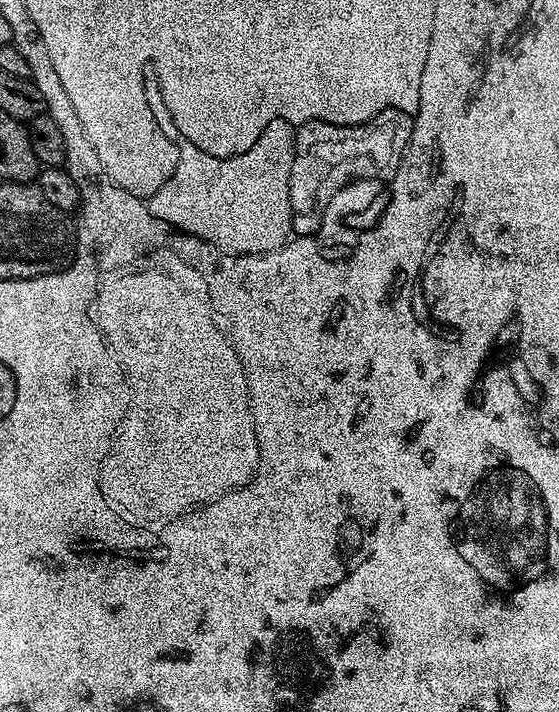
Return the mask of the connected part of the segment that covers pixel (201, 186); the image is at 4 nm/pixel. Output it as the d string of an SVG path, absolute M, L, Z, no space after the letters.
M159 71L147 73L146 91L158 126L180 151L178 175L168 180L162 190L147 197L150 214L187 236L196 236L223 249L253 252L276 247L288 231L288 168L268 168L264 139L254 142L250 150L235 153L230 158L208 156L172 123L170 100Z

